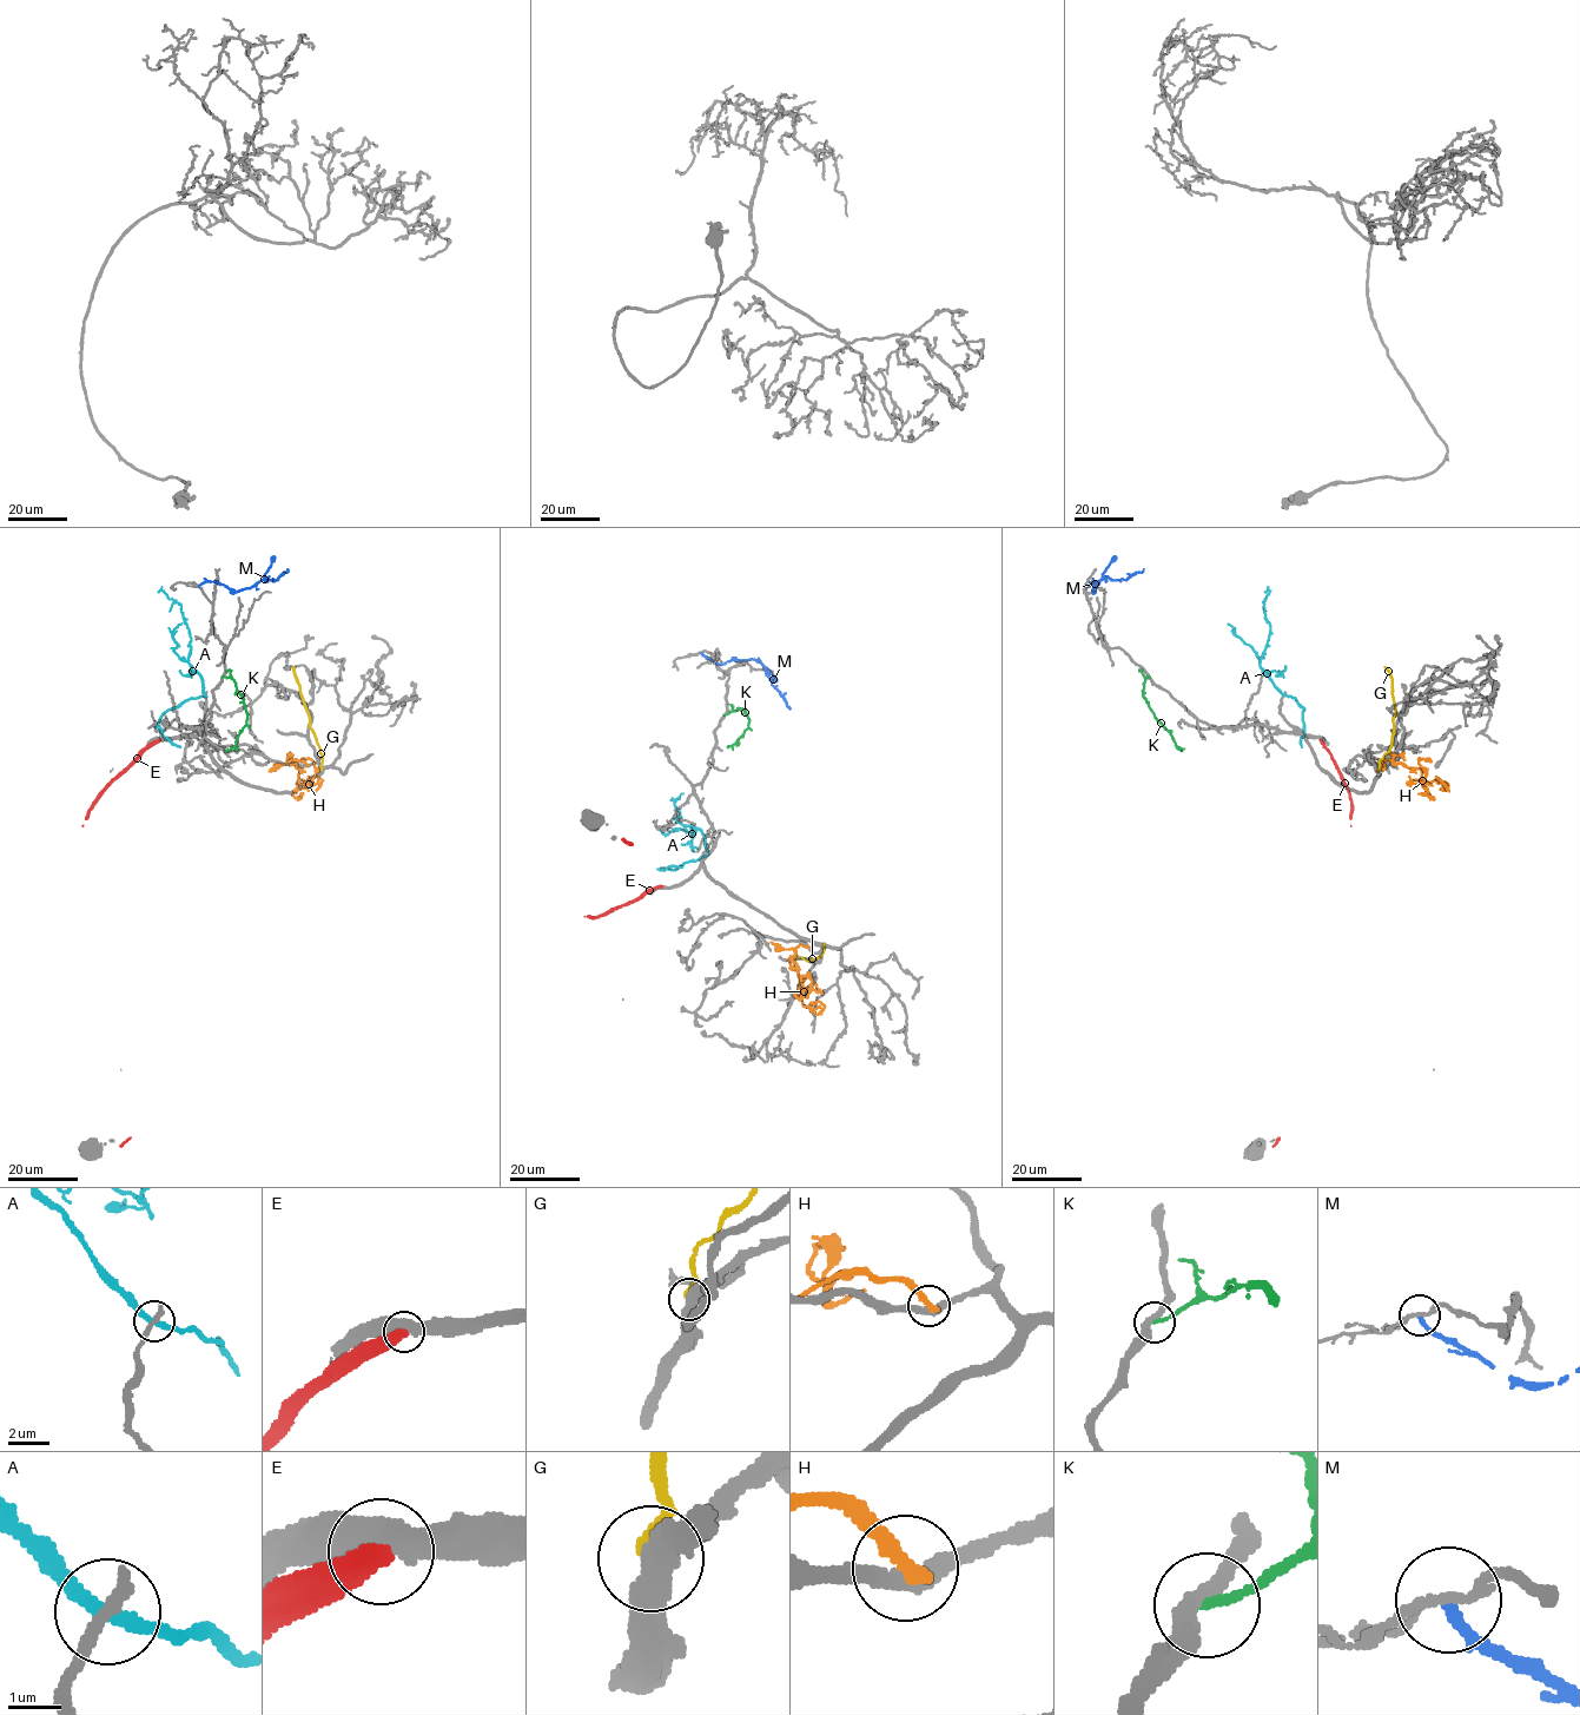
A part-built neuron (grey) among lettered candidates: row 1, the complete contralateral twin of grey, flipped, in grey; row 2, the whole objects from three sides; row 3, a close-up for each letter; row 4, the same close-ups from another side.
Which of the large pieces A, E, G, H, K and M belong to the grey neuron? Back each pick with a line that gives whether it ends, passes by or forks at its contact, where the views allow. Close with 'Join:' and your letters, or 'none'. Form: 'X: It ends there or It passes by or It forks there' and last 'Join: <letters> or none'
Join: none

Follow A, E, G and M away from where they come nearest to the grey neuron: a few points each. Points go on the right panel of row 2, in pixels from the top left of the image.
A: (1284, 694), (1260, 665), (1270, 631), (1263, 602), (1269, 591), (1264, 592)
E: (1321, 740), (1349, 792), (1350, 825), (1280, 1138), (1274, 1146)
G: (1379, 769), (1389, 749), (1395, 713), (1393, 679), (1385, 666)
M: (1086, 586), (1098, 582), (1095, 591), (1093, 587), (1104, 576), (1126, 580), (1143, 568)

